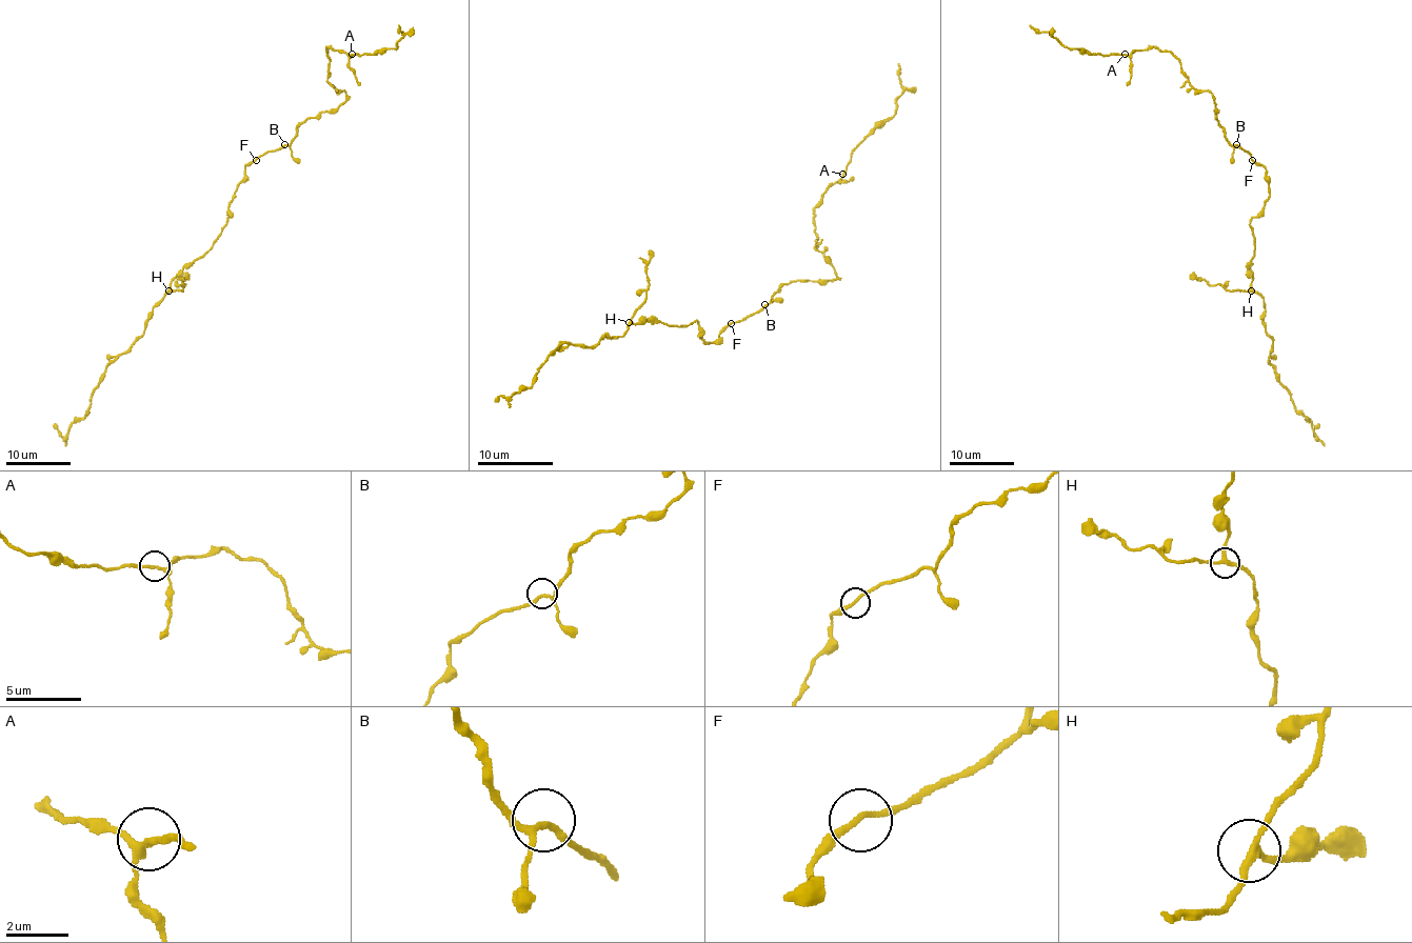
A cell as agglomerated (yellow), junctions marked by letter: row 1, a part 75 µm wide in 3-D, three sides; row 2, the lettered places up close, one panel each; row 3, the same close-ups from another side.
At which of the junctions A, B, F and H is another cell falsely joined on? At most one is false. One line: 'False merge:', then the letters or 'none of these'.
False merge: none of these

